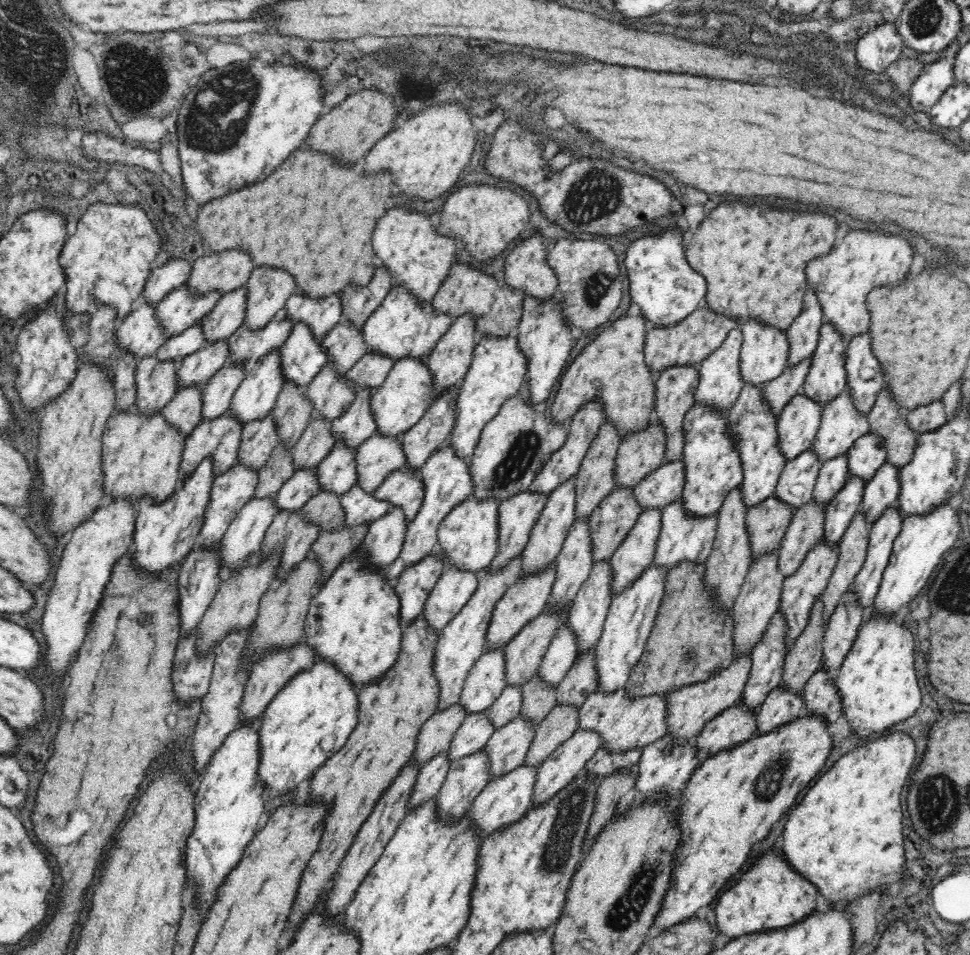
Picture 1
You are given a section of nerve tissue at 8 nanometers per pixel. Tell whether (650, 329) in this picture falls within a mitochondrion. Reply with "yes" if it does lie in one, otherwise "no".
no

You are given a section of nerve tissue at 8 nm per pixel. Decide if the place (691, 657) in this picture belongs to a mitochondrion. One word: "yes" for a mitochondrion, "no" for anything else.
yes

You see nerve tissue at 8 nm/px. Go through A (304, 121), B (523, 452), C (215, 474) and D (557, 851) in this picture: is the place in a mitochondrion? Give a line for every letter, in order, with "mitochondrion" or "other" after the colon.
A: other
B: mitochondrion
C: other
D: mitochondrion

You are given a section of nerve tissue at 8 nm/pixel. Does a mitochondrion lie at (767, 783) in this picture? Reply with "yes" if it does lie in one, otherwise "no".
yes

